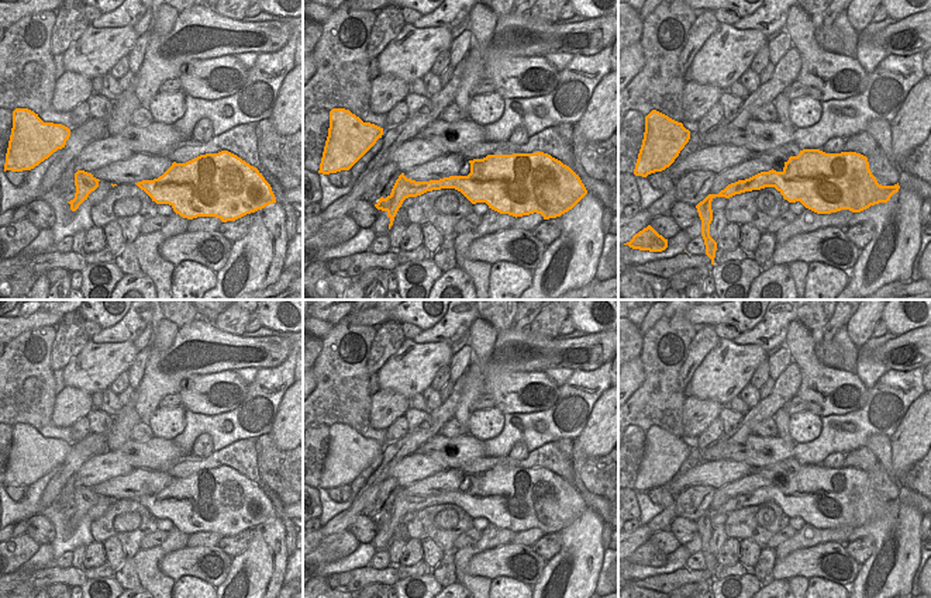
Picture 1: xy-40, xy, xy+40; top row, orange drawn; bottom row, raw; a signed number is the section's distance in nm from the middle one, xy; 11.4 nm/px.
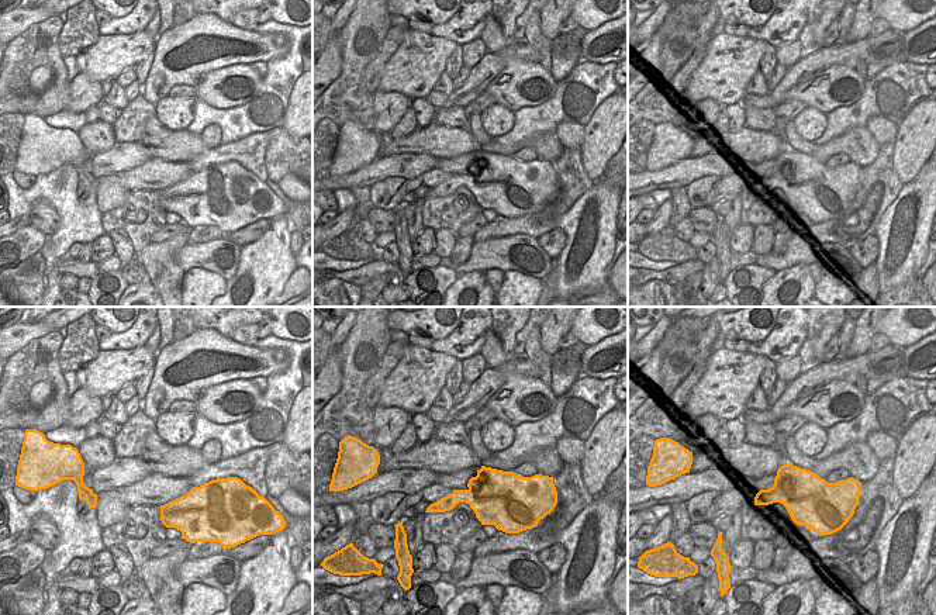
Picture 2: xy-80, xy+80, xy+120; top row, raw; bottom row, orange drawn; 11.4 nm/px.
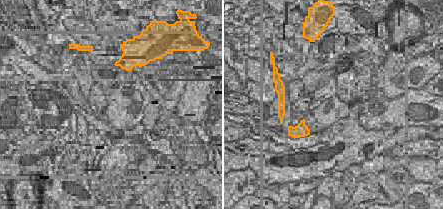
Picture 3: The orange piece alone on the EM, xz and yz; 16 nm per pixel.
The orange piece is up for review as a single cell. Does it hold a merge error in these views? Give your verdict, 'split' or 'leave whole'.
split

